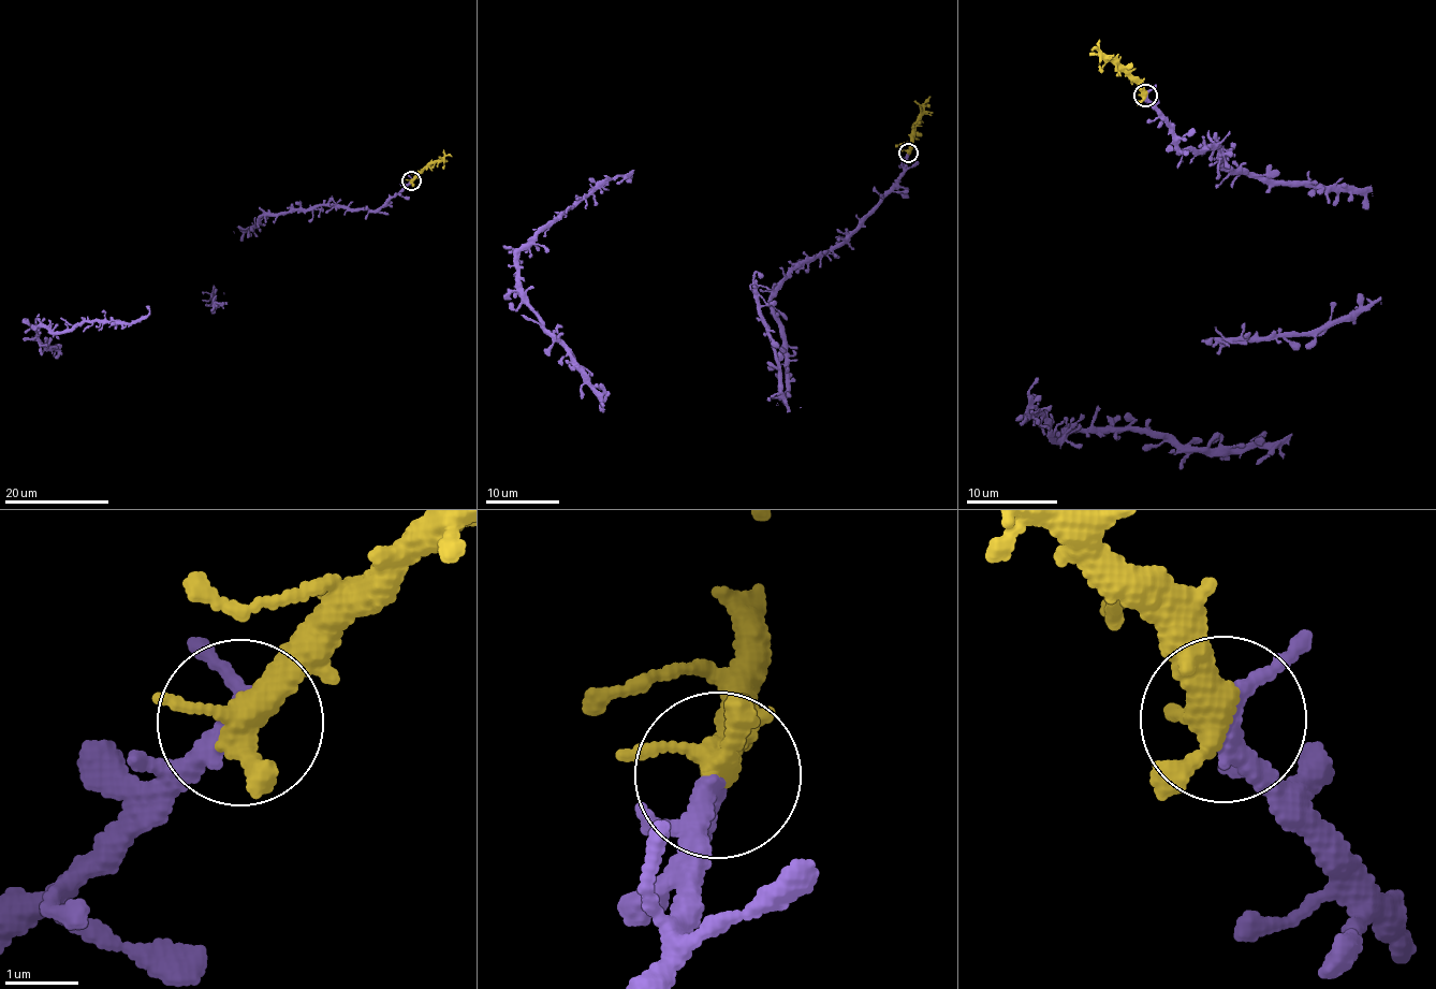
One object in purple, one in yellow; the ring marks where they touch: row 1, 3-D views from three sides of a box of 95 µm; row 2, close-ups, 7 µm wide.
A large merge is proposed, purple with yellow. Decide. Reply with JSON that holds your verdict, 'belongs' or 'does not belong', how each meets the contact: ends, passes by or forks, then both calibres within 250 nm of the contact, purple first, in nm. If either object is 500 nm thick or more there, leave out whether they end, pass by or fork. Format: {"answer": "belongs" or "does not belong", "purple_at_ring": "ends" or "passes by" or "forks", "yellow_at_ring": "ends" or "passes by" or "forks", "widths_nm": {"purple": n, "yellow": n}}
{"answer": "belongs", "purple_at_ring": "passes by", "yellow_at_ring": "forks", "widths_nm": {"purple": 240, "yellow": 320}}

